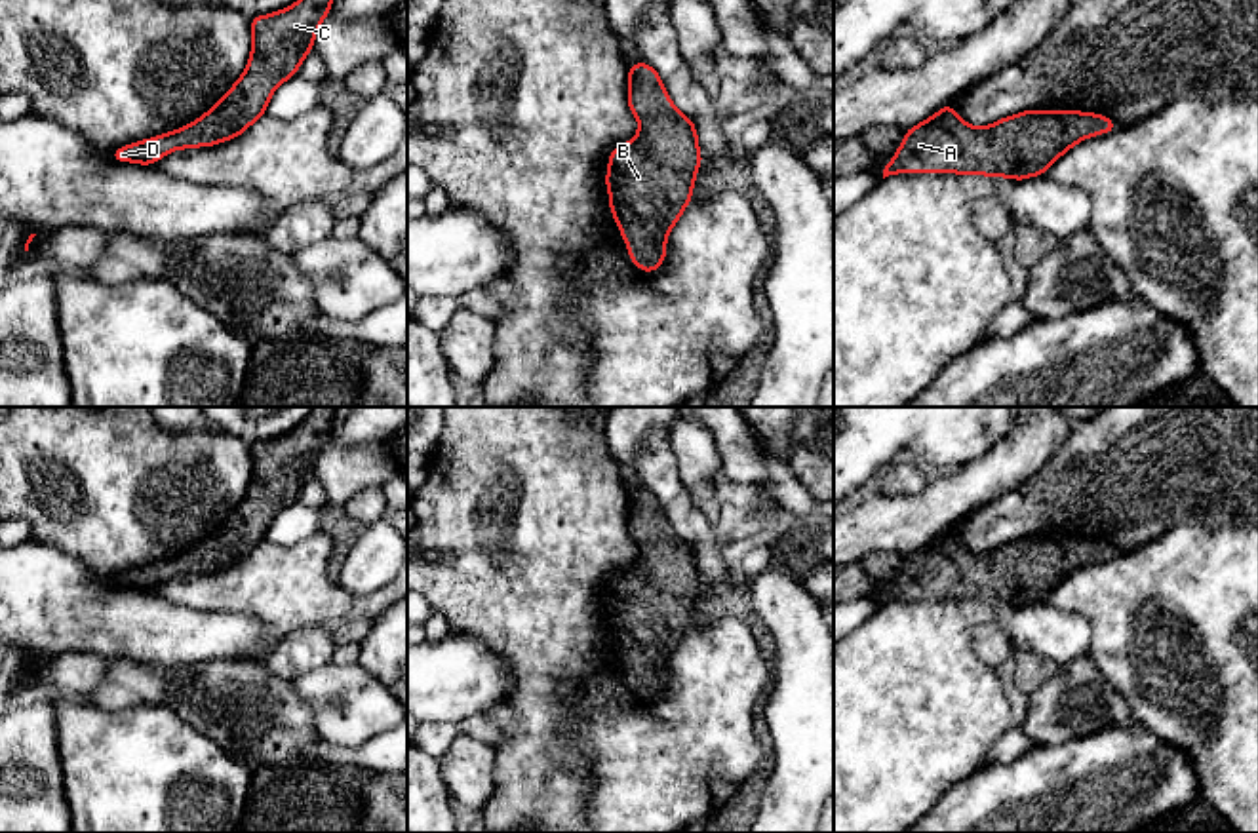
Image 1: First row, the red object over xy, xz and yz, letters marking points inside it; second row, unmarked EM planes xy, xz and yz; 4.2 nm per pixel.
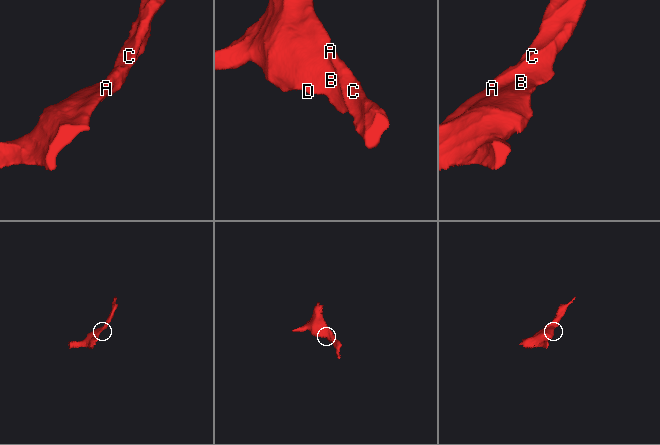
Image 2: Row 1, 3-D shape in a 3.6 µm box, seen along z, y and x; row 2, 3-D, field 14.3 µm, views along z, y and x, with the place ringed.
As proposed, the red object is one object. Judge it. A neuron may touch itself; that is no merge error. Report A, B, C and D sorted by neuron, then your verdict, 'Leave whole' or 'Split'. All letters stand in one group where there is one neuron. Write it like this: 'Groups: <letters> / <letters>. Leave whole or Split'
Groups: A B C D. Leave whole

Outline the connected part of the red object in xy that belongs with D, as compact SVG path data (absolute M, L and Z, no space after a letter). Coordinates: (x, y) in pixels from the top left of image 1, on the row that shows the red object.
M297 0L293 6L276 13L266 13L249 19L253 44L247 67L234 86L213 105L204 116L171 133L162 133L152 139L137 141L122 148L110 150L116 162L131 162L152 165L166 154L181 148L213 146L221 141L230 141L242 135L265 112L274 89L297 74L305 57L312 51L314 36L322 21L329 15L333 0Z

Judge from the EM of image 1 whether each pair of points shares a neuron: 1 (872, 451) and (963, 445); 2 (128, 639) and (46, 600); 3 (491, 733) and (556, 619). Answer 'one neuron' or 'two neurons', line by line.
1: one neuron
2: one neuron
3: two neurons

